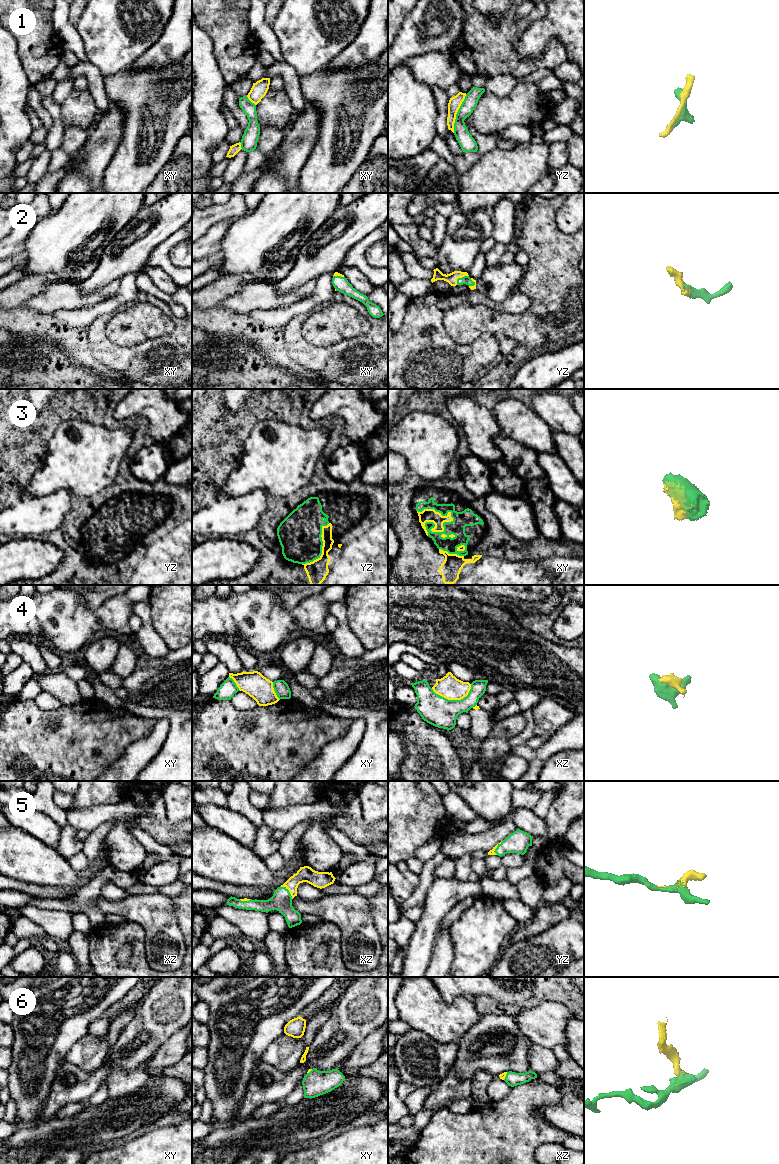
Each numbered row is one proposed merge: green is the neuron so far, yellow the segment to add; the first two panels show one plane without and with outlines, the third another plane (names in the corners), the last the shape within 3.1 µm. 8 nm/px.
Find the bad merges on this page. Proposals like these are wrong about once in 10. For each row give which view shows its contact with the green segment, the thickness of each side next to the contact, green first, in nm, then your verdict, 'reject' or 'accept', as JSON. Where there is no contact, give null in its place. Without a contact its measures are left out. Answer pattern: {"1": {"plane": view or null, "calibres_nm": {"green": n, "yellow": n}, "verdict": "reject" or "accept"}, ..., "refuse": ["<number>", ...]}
{"1": {"plane": "yz", "calibres_nm": {"green": 120, "yellow": 100}, "verdict": "reject"}, "2": {"plane": "yz", "calibres_nm": {"green": 70, "yellow": 90}, "verdict": "accept"}, "3": {"plane": "xy", "calibres_nm": {"green": 130, "yellow": 110}, "verdict": "accept"}, "4": {"plane": "xz", "calibres_nm": {"green": 240, "yellow": 190}, "verdict": "reject"}, "5": {"plane": "xz", "calibres_nm": {"green": 160, "yellow": 130}, "verdict": "accept"}, "6": {"plane": "xz", "calibres_nm": {"green": 110, "yellow": 50}, "verdict": "accept"}, "refuse": ["1", "4"]}

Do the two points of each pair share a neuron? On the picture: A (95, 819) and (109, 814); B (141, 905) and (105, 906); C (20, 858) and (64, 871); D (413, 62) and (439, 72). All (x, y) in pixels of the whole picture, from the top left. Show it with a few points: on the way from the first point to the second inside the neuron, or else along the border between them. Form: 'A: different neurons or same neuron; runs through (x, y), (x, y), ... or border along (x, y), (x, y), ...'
A: same neuron; runs through (98, 816), (106, 814)
B: same neuron; runs through (132, 907), (114, 907)
C: same neuron; runs through (31, 861), (53, 869)
D: same neuron; runs through (419, 65), (425, 68), (433, 68)

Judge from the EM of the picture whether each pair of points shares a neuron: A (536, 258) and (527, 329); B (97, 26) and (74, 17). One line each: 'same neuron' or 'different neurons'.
A: same neuron
B: different neurons

